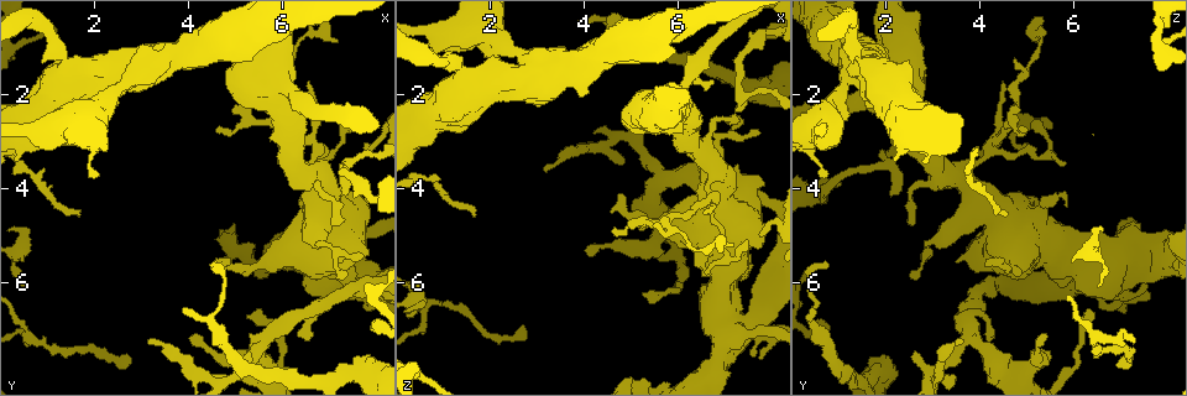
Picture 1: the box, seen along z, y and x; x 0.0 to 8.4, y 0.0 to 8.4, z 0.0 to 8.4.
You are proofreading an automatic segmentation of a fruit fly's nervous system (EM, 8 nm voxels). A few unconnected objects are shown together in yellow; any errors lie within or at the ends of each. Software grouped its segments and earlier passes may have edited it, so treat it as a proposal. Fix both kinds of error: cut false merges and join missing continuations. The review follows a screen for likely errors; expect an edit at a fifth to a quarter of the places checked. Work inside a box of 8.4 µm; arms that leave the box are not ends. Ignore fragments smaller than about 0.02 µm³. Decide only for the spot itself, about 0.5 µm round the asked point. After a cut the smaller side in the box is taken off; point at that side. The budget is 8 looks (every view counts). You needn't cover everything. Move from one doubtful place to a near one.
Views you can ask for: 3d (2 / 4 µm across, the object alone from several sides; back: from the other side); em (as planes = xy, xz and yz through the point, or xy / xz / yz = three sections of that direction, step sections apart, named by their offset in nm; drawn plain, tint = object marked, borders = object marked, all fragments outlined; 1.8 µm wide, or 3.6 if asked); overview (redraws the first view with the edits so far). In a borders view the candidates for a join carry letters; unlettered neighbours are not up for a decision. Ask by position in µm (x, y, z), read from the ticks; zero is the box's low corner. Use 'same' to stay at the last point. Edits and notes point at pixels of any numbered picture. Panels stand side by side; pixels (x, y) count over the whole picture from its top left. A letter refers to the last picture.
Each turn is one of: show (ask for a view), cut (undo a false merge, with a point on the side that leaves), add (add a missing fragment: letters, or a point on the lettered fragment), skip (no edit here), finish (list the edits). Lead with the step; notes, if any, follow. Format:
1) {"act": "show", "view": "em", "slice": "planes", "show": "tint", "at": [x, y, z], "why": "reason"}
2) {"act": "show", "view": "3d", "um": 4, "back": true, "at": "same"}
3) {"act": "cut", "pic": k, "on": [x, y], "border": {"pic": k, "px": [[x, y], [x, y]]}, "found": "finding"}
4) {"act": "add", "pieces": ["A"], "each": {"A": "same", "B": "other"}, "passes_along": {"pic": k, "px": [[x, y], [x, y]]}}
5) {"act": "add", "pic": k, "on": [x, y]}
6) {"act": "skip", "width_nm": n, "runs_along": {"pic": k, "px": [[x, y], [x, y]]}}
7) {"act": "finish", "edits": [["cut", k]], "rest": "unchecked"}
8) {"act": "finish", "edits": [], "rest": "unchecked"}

{"act": "show", "view": "3d", "um": 4, "at": [7.15, 5.55, 7.00], "why": "abrupt turn"}

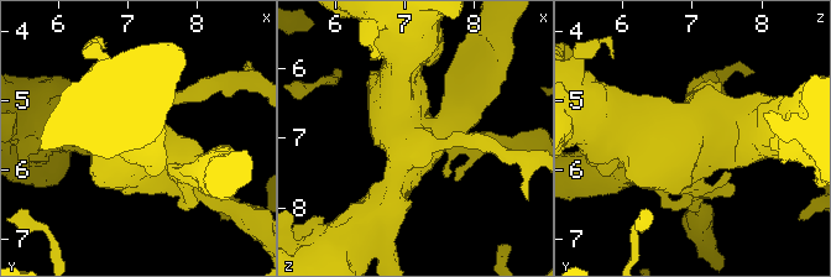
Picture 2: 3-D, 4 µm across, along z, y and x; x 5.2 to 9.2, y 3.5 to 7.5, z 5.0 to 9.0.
{"act": "show", "view": "em", "um": 3.6, "slice": "xz", "step": 16, "show": "borders", "at": [7.10, 5.50, 7.05]}

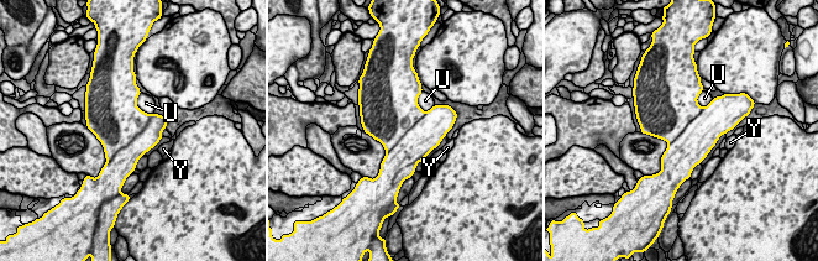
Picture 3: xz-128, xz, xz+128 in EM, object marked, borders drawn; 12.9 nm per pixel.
{"act": "show", "view": "em", "um": 3.6, "slice": "planes", "show": "borders", "at": "same"}

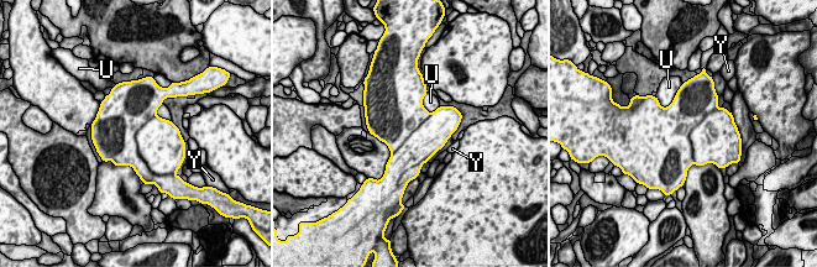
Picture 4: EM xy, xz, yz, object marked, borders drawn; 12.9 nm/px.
{"act": "cut", "pic": 4, "on": [708, 137], "width_nm": 700, "each": {"U": "other", "Y": "other"}, "border": {"pic": 4, "px": [[718, 108], [690, 134], [694, 162]]}, "found": "two neurons meet here"}

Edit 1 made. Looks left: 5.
{"act": "show", "view": "em", "um": 3.6, "slice": "xz", "step": 4, "show": "borders", "at": [2.70, 7.75, 7.00], "why": "an open end"}

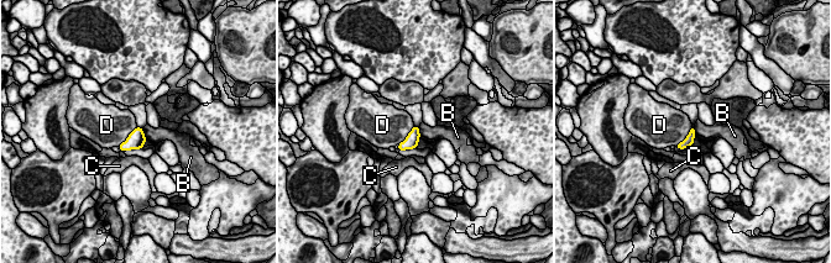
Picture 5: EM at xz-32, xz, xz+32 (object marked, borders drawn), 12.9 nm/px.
{"act": "show", "view": "em", "um": 3.6, "slice": "planes", "show": "borders", "at": "same", "why": "another direction"}

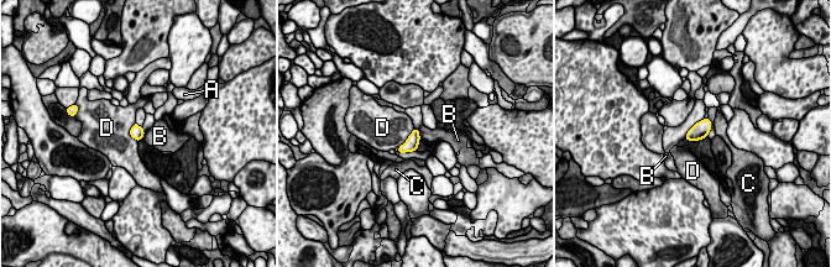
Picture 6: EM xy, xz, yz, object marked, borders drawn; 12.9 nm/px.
{"act": "skip", "width_nm": 170, "each": {"A": "other", "B": "other", "C": "other", "D": "other"}, "border": {"pic": 6, "px": [[418, 130], [421, 137]]}, "found": "no lettered fragment goes on from it"}

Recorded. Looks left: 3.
{"act": "show", "view": "em", "um": 3.6, "slice": "planes", "show": "borders", "at": [2.75, 1.60, 1.35], "why": "sudden change in width"}

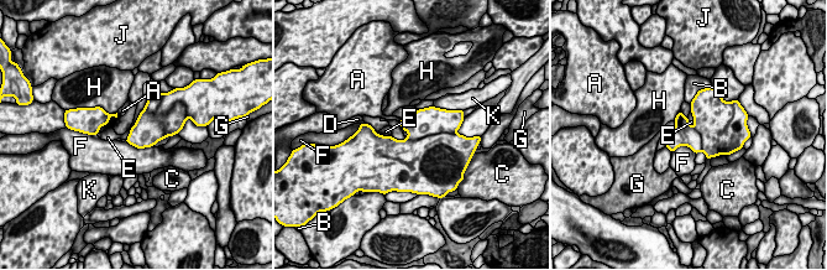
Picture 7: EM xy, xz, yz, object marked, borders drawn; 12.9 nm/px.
{"act": "cut", "pic": 7, "on": [432, 120], "longest_contact_nm": ["E", 650], "each": {"A": "other", "B": "other", "C": "other", "D": "other", "E": "other", "F": "other", "G": "other", "H": "other", "J": "other", "K": "other"}, "found": "two neurons meet here"}

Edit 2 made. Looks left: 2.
{"act": "finish", "edits": [["cut", 4], ["cut", 7]], "rest": "unchecked"}

